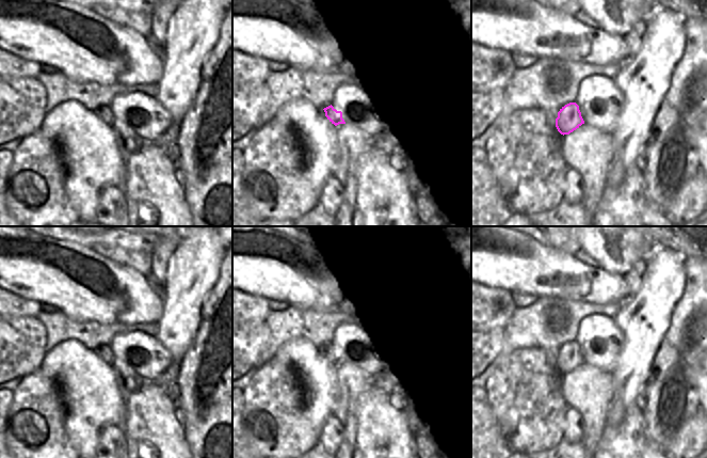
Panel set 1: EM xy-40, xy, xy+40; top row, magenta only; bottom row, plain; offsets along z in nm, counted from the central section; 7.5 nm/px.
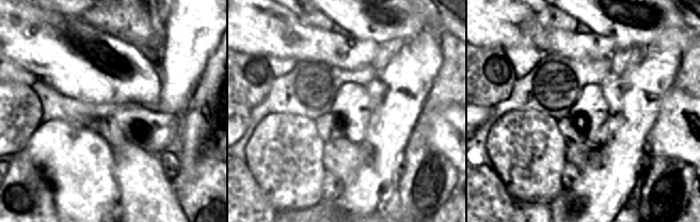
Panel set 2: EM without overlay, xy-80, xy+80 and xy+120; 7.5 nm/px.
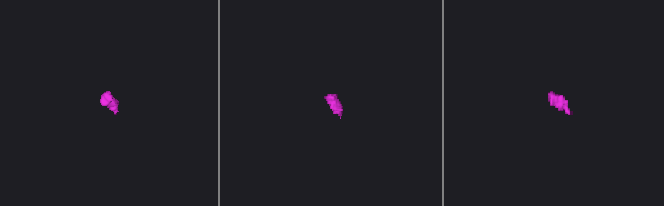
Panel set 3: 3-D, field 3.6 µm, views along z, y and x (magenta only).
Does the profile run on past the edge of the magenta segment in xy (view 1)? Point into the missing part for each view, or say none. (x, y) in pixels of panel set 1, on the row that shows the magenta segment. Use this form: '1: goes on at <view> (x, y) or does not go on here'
1: does not go on here

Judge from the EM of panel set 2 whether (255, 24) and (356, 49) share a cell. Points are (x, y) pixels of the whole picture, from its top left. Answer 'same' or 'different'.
same

